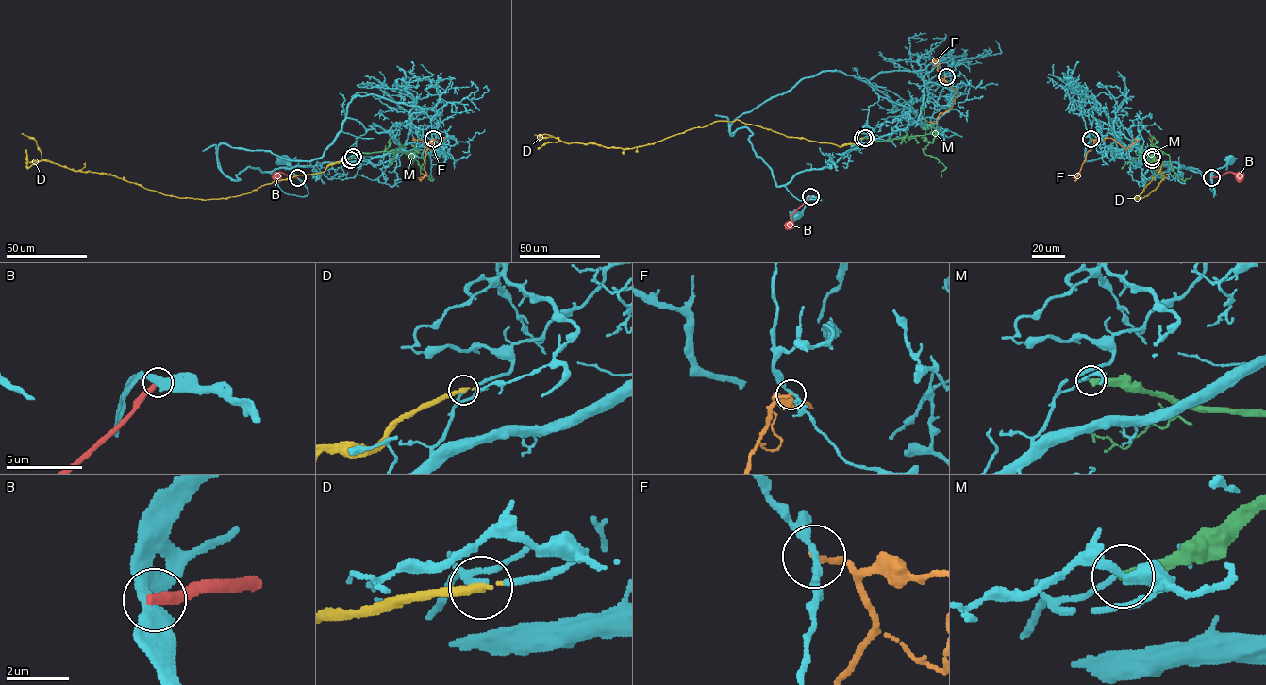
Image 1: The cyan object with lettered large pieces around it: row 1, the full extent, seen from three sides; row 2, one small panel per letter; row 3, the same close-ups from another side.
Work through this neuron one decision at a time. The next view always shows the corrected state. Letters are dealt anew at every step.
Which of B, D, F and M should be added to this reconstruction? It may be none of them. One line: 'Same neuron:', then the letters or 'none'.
Same neuron: none

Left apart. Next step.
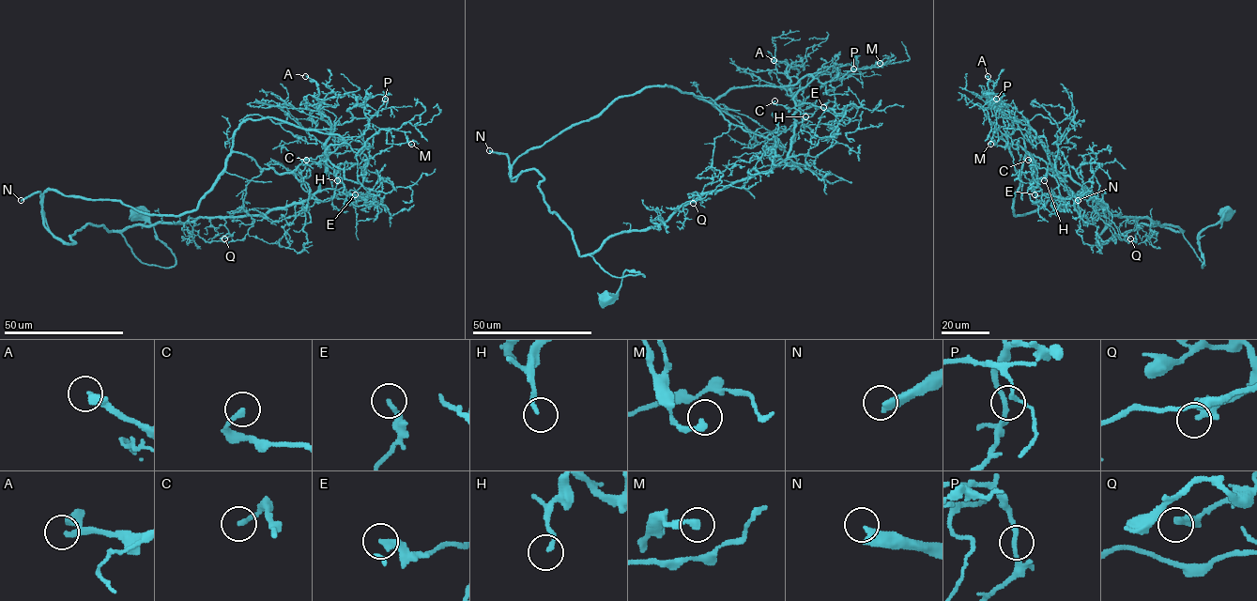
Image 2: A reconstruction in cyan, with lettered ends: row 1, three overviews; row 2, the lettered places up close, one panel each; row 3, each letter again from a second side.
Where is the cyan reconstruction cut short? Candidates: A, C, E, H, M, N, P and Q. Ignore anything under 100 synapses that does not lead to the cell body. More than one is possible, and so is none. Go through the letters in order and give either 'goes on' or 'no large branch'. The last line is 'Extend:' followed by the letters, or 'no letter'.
A: no large branch
C: no large branch
E: no large branch
H: no large branch
M: no large branch
N: goes on
P: no large branch
Q: no large branch
Extend: N

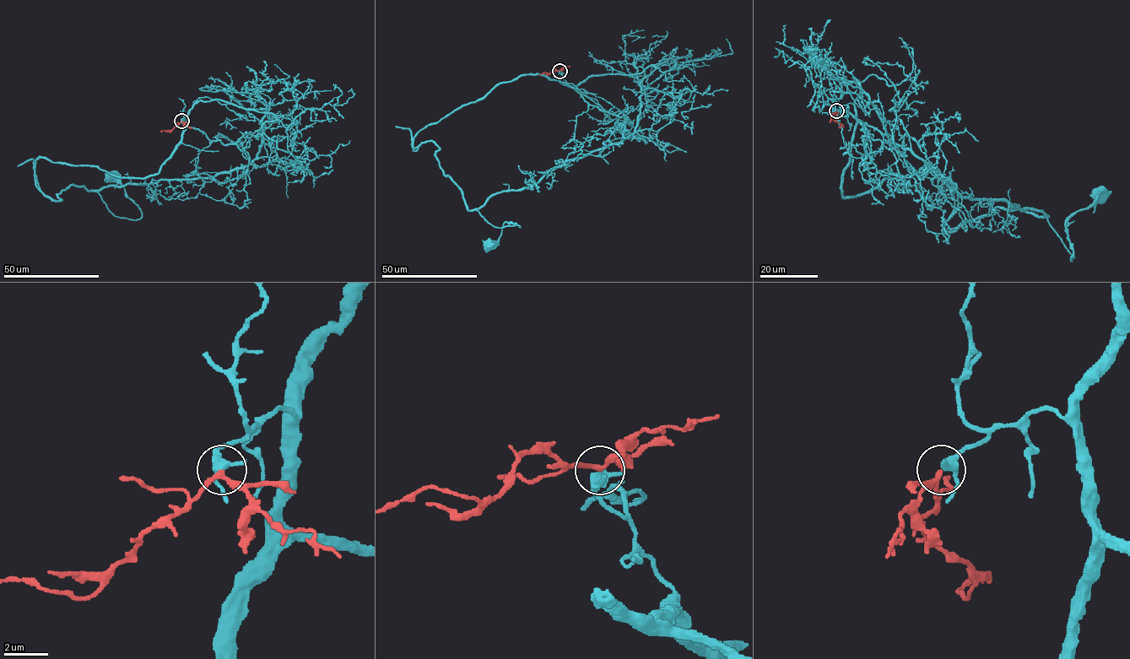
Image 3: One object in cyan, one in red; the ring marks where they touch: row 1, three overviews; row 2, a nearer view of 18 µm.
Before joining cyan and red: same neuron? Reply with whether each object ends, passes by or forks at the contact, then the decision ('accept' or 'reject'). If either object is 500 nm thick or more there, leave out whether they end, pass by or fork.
cyan passes by; red passes by; accept

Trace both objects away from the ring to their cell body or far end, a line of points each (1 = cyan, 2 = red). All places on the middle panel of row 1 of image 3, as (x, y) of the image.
1: (559, 71), (630, 133), (494, 193), (477, 209), (493, 226), (520, 227), (505, 222), (490, 245)
2: (559, 71), (553, 69), (550, 73), (543, 72), (539, 75)

